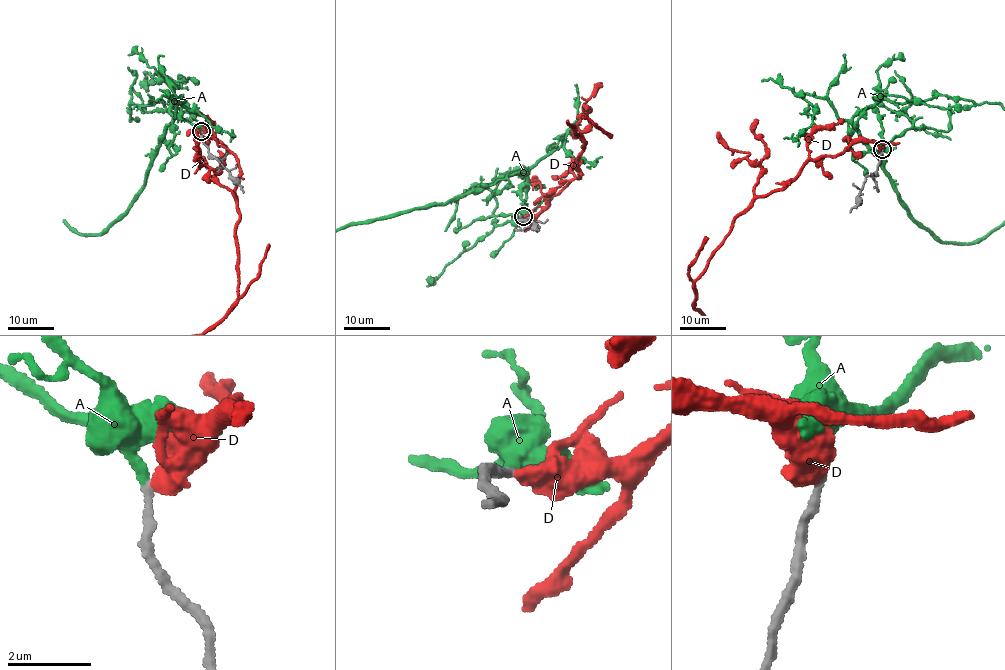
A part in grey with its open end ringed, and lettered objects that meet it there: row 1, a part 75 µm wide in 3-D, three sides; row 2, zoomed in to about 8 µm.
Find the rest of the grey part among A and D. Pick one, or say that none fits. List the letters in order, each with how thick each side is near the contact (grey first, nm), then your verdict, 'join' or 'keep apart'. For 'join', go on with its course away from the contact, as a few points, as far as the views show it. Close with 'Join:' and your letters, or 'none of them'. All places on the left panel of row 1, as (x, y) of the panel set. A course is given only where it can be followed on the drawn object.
A: calibres 200 and 240 nm; join
D: calibres 220 and 500 nm; keep apart
Join: A

